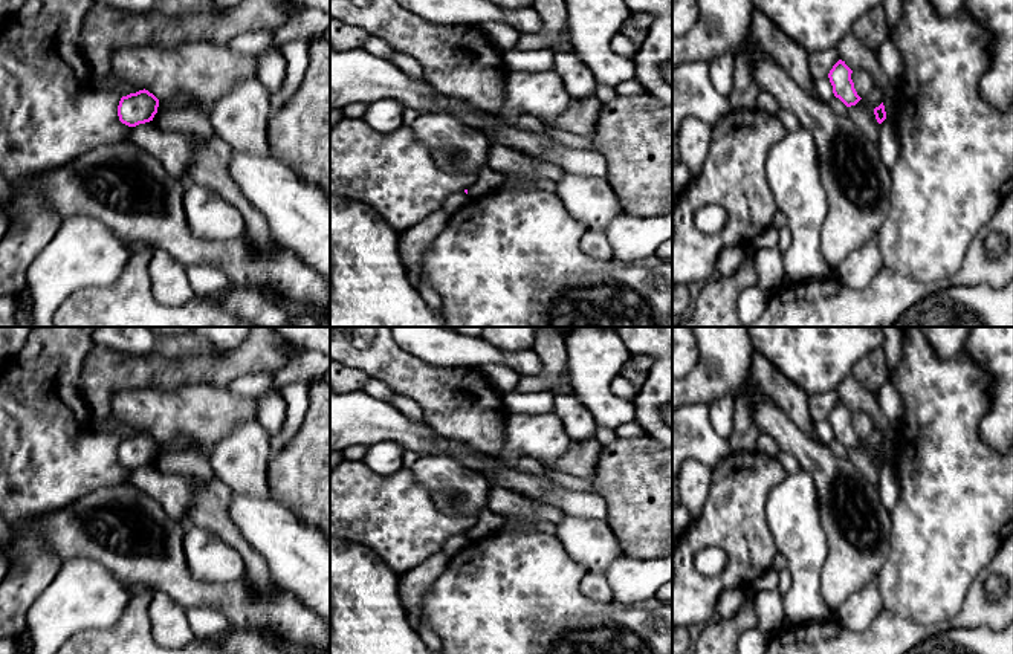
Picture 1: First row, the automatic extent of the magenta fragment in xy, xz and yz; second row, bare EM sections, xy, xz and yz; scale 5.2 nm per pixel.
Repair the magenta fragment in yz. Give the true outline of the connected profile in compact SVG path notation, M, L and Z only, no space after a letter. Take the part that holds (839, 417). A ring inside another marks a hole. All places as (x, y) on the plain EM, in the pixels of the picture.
M839 402L828 416L834 439L846 449L856 448L862 442L854 431L851 416L853 413L842 402Z

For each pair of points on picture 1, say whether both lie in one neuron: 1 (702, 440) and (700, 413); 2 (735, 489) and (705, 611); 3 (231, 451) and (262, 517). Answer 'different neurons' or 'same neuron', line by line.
1: same neuron
2: same neuron
3: different neurons

